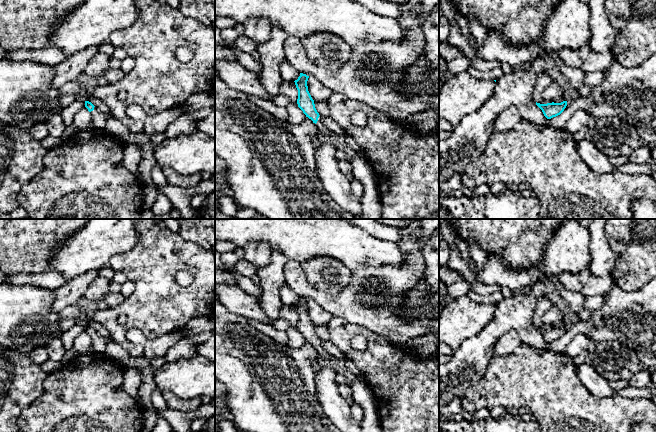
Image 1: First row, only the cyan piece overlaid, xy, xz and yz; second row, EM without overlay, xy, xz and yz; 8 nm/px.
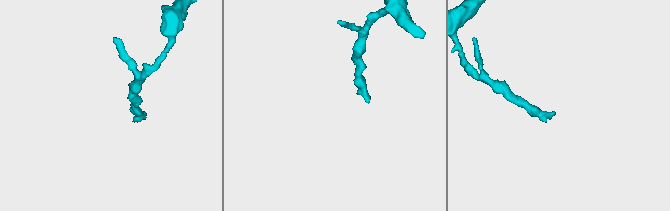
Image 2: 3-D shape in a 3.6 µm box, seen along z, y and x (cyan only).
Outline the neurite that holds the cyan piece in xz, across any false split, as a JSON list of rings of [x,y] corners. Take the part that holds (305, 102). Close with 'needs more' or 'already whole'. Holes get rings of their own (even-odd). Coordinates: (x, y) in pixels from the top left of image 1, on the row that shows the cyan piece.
[[[300,73],[300,76],[295,80],[295,85],[298,90],[298,107],[303,113],[316,124],[318,135],[329,138],[334,133],[323,123],[323,117],[317,112],[307,86],[309,76]]]; needs more

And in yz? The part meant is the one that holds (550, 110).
[[[563,101],[561,103],[547,103],[547,104],[540,104],[536,102],[536,105],[542,110],[544,116],[547,119],[551,119],[560,115],[567,106],[567,101]]]; already whole

